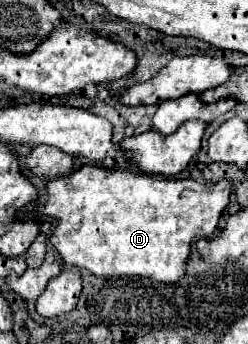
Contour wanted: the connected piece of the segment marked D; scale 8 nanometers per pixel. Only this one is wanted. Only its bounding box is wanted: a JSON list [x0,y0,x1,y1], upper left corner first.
[37,163,229,283]

